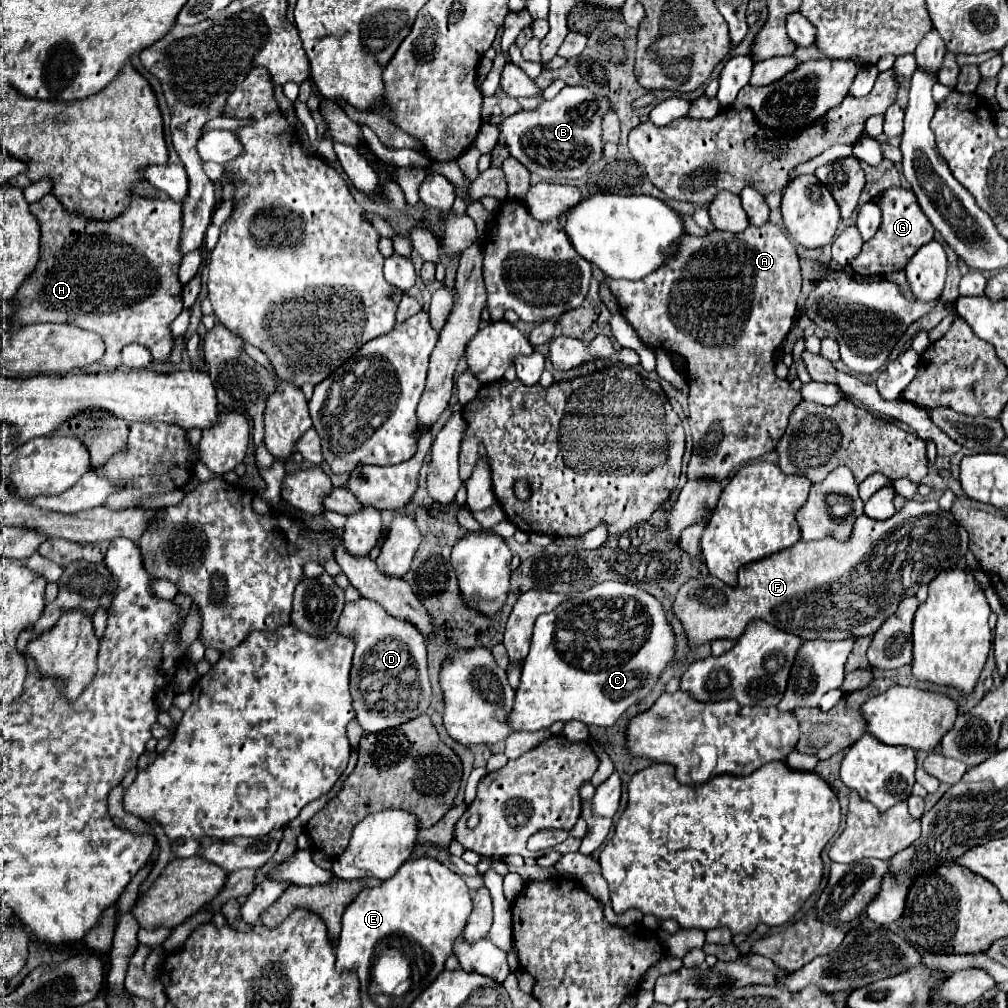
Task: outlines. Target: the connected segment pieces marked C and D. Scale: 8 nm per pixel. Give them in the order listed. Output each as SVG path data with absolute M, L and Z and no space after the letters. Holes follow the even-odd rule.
M606 580L606 582L600 582L600 584L596 584L596 586L592 586L592 588L590 588L590 590L586 590L586 592L582 592L582 594L576 594L576 596L572 596L572 598L568 598L568 600L566 600L566 602L562 602L562 604L560 604L560 606L558 606L558 608L556 608L556 610L552 610L552 612L548 612L548 614L542 614L542 616L538 616L538 620L536 620L536 624L534 624L534 636L532 636L532 646L530 646L530 654L528 654L528 658L526 658L526 660L524 660L524 668L522 668L522 680L520 680L520 686L518 686L518 688L516 688L516 702L514 702L514 710L512 710L512 730L516 730L516 732L520 732L520 730L528 730L528 732L536 732L536 730L544 730L544 728L548 728L548 726L550 726L550 724L554 724L554 722L558 722L558 720L560 720L560 722L570 722L570 720L580 720L580 722L584 722L584 724L588 724L588 726L590 726L590 724L596 724L596 726L612 726L612 724L614 724L614 722L616 722L616 720L618 720L618 718L620 718L620 716L622 716L622 712L626 712L626 710L628 710L628 708L630 708L630 706L632 706L632 704L636 704L636 702L640 702L640 700L644 700L644 698L646 698L646 696L648 696L648 694L650 694L650 692L652 692L652 688L654 688L654 686L656 686L656 682L658 682L658 680L660 680L660 674L662 674L662 672L664 672L664 670L666 670L666 666L668 666L668 664L672 664L672 660L674 660L674 652L676 652L676 634L674 634L674 628L672 628L672 622L670 622L670 620L668 620L668 618L666 618L666 612L664 612L664 608L662 608L662 604L660 604L660 600L656 600L656 598L654 598L654 596L652 596L652 594L648 594L648 592L644 592L644 590L640 590L640 588L638 588L638 586L634 586L634 584L624 584L624 582L616 582L616 580ZM612 618L614 618L614 620L618 620L618 624L620 624L620 630L618 630L618 632L616 632L616 636L614 636L614 638L612 638L612 634L610 634L610 632L606 632L606 630L600 630L600 632L598 632L598 630L596 630L596 628L604 628L604 622L606 622L606 620L612 620Z
M360 598L344 606L338 632L352 638L356 644L350 692L356 720L366 734L398 728L400 724L426 714L432 702L426 644L424 636L410 622L392 618L378 602Z

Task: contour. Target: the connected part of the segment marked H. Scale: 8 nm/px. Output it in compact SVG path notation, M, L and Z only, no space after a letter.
M46 194L42 200L30 204L30 212L38 218L42 228L42 254L34 274L16 294L16 304L20 306L12 322L68 322L98 332L106 342L106 354L100 360L106 368L118 368L122 364L120 352L128 344L146 346L152 354L152 362L166 364L174 348L170 324L182 312L182 284L178 278L182 264L182 206L172 200L144 200L132 194L130 208L116 222L88 222L86 218L64 212L62 204L52 194Z

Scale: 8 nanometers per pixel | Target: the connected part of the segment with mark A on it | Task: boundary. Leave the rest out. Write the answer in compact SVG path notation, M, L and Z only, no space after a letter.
M764 224L764 226L748 226L744 232L734 234L734 232L720 232L720 230L712 230L706 236L690 236L684 234L678 240L676 252L672 254L672 258L668 258L656 272L640 278L640 280L612 279L602 278L602 284L608 286L612 290L612 294L618 300L620 312L622 316L632 324L632 328L636 330L636 334L640 336L640 340L646 346L652 348L666 348L668 352L686 356L688 362L688 384L690 384L690 396L688 396L688 424L692 430L692 438L694 438L694 452L692 452L692 460L688 464L688 478L708 478L714 476L718 480L726 480L732 470L736 466L740 466L742 462L748 462L752 458L760 458L772 450L776 450L776 444L780 442L786 426L788 426L788 418L794 412L794 408L802 402L802 394L790 388L788 380L780 380L774 374L774 350L776 346L786 338L786 334L790 332L790 328L794 326L794 318L798 312L798 302L796 296L800 294L800 284L802 284L802 274L800 274L800 260L796 254L794 244L790 242L790 238L774 224Z

